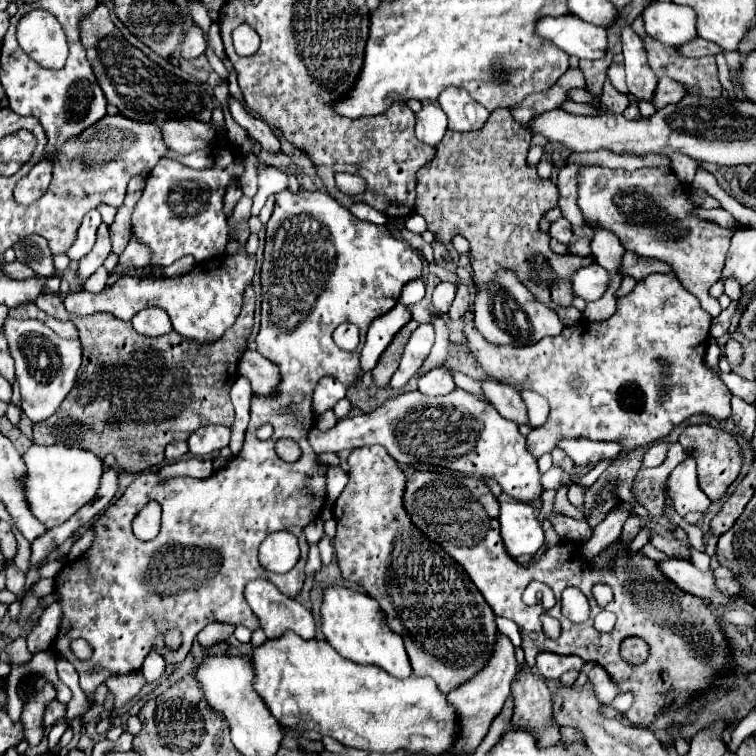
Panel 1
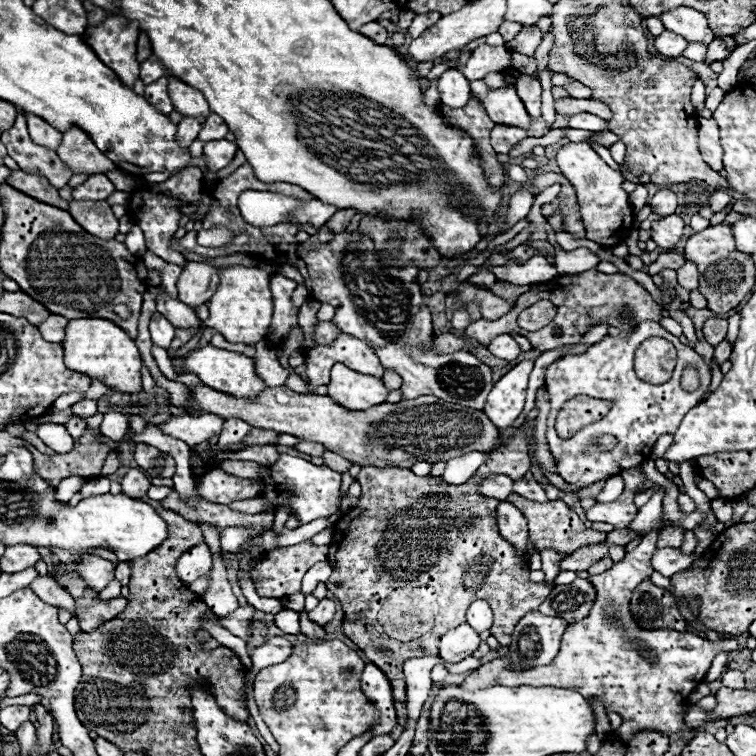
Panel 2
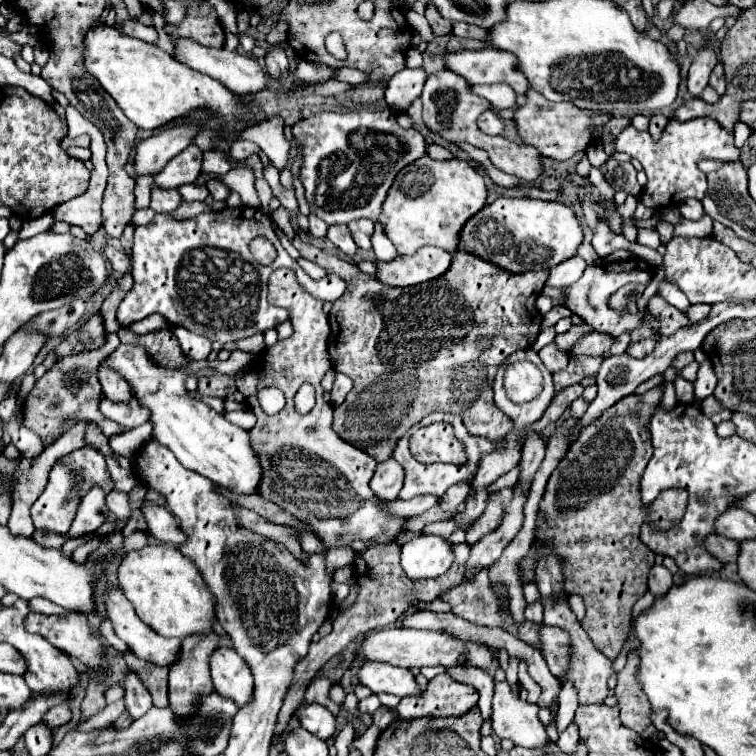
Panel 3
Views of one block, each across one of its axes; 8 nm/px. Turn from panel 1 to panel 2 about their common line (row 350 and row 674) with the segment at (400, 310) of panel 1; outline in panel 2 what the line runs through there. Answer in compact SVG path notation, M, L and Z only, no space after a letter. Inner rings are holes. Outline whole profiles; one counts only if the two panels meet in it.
M366 664L362 676L360 676L360 688L364 694L368 694L368 700L376 706L380 712L380 722L372 726L372 736L382 736L390 734L392 728L396 726L396 712L394 712L394 702L392 702L392 688L388 678L380 668L374 664Z

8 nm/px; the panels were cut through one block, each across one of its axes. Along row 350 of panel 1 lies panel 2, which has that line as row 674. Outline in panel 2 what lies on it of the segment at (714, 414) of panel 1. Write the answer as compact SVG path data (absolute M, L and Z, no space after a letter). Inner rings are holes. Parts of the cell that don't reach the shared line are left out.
M654 460L644 462L642 470L647 480L656 482L666 488L662 502L662 522L658 528L652 528L642 542L624 556L624 560L614 562L614 566L602 574L590 576L590 582L596 590L596 602L590 614L580 620L568 624L558 656L546 664L536 668L514 668L508 658L496 658L488 664L482 664L474 670L464 682L464 690L478 690L488 686L556 686L566 690L576 690L584 694L588 702L598 698L606 712L618 712L622 716L622 726L618 728L618 736L628 742L632 734L640 730L656 730L664 734L674 734L684 728L682 710L688 702L690 692L704 680L708 668L712 666L714 656L722 651L737 648L734 639L720 639L712 642L688 632L676 632L670 628L646 630L640 628L630 614L630 598L632 590L640 584L640 580L648 578L654 570L650 566L650 556L656 550L658 532L664 526L678 524L684 514L678 506L678 486L672 484L664 474L654 468Z

